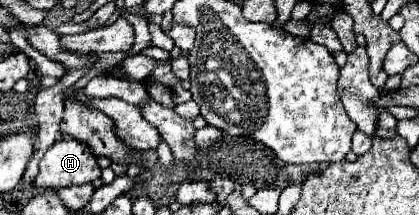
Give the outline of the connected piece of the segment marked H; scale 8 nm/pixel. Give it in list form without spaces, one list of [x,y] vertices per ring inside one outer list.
[[[76,140],[54,142],[40,160],[40,172],[34,180],[38,188],[60,188],[86,184],[100,178],[96,156],[90,148]]]

